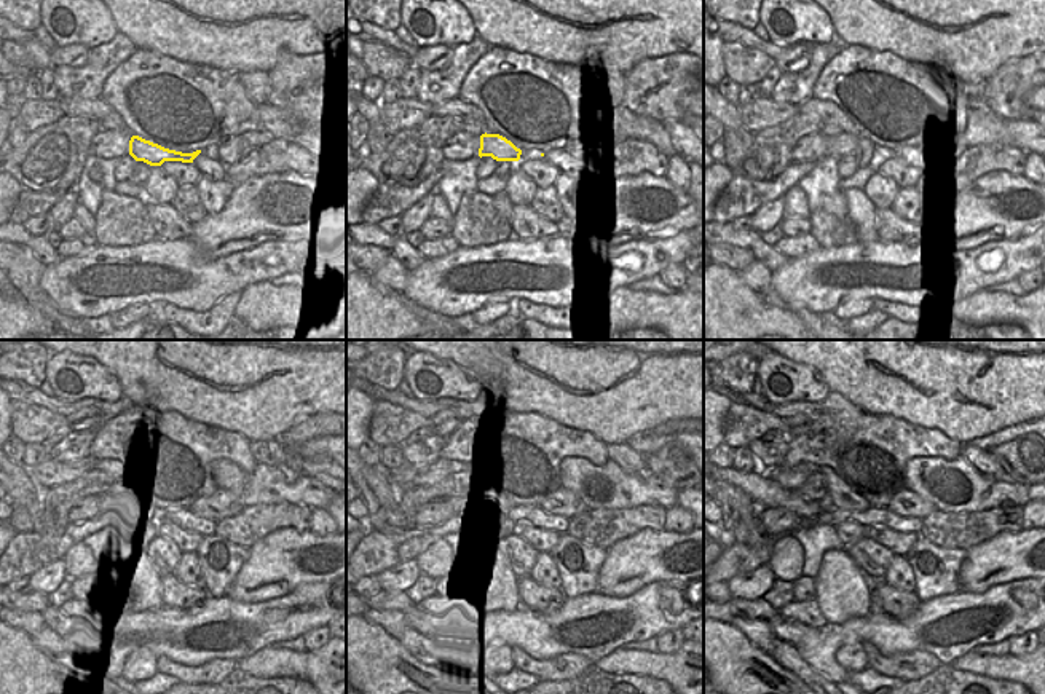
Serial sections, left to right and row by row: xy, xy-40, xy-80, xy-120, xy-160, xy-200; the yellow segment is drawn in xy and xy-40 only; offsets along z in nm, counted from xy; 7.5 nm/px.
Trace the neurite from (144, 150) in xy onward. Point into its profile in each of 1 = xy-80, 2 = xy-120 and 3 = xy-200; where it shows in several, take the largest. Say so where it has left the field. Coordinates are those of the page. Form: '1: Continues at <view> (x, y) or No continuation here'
1: Continues at xy-80 (844, 144)
2: Continues at xy-120 (123, 504)
3: Continues at xy-200 (760, 487).

